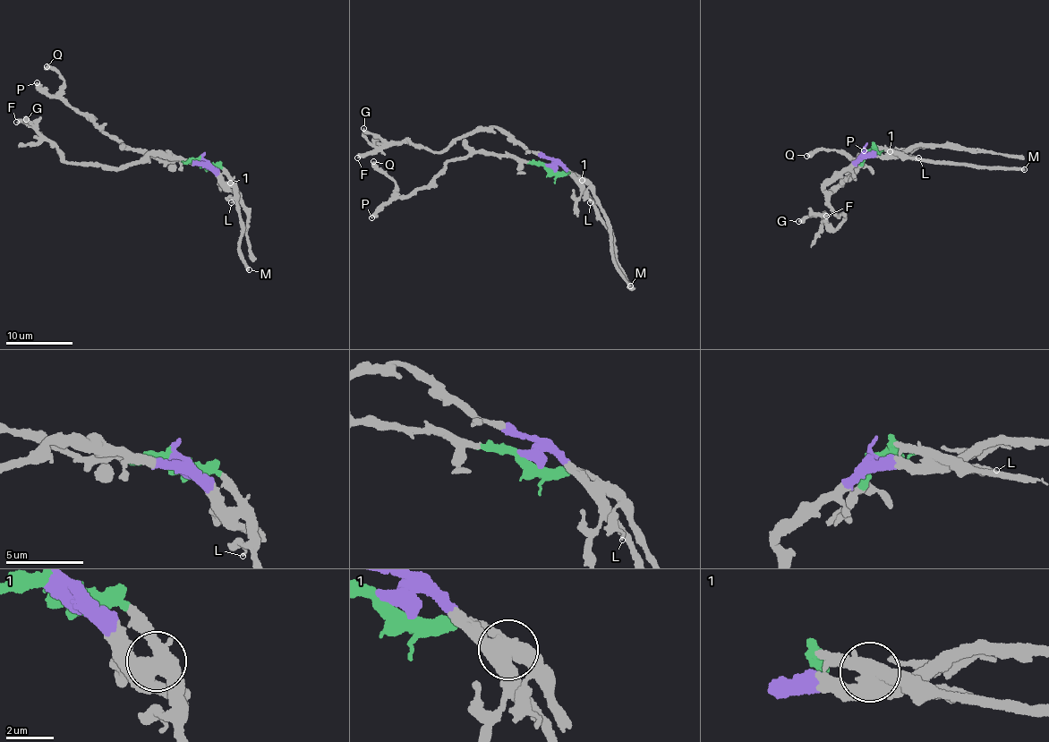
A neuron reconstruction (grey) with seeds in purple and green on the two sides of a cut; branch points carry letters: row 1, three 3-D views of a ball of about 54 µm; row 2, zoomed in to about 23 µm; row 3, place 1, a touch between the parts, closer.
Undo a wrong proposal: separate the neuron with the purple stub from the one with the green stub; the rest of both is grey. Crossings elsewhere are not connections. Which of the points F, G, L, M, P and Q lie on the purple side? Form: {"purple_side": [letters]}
{"purple_side": ["F", "G"]}

